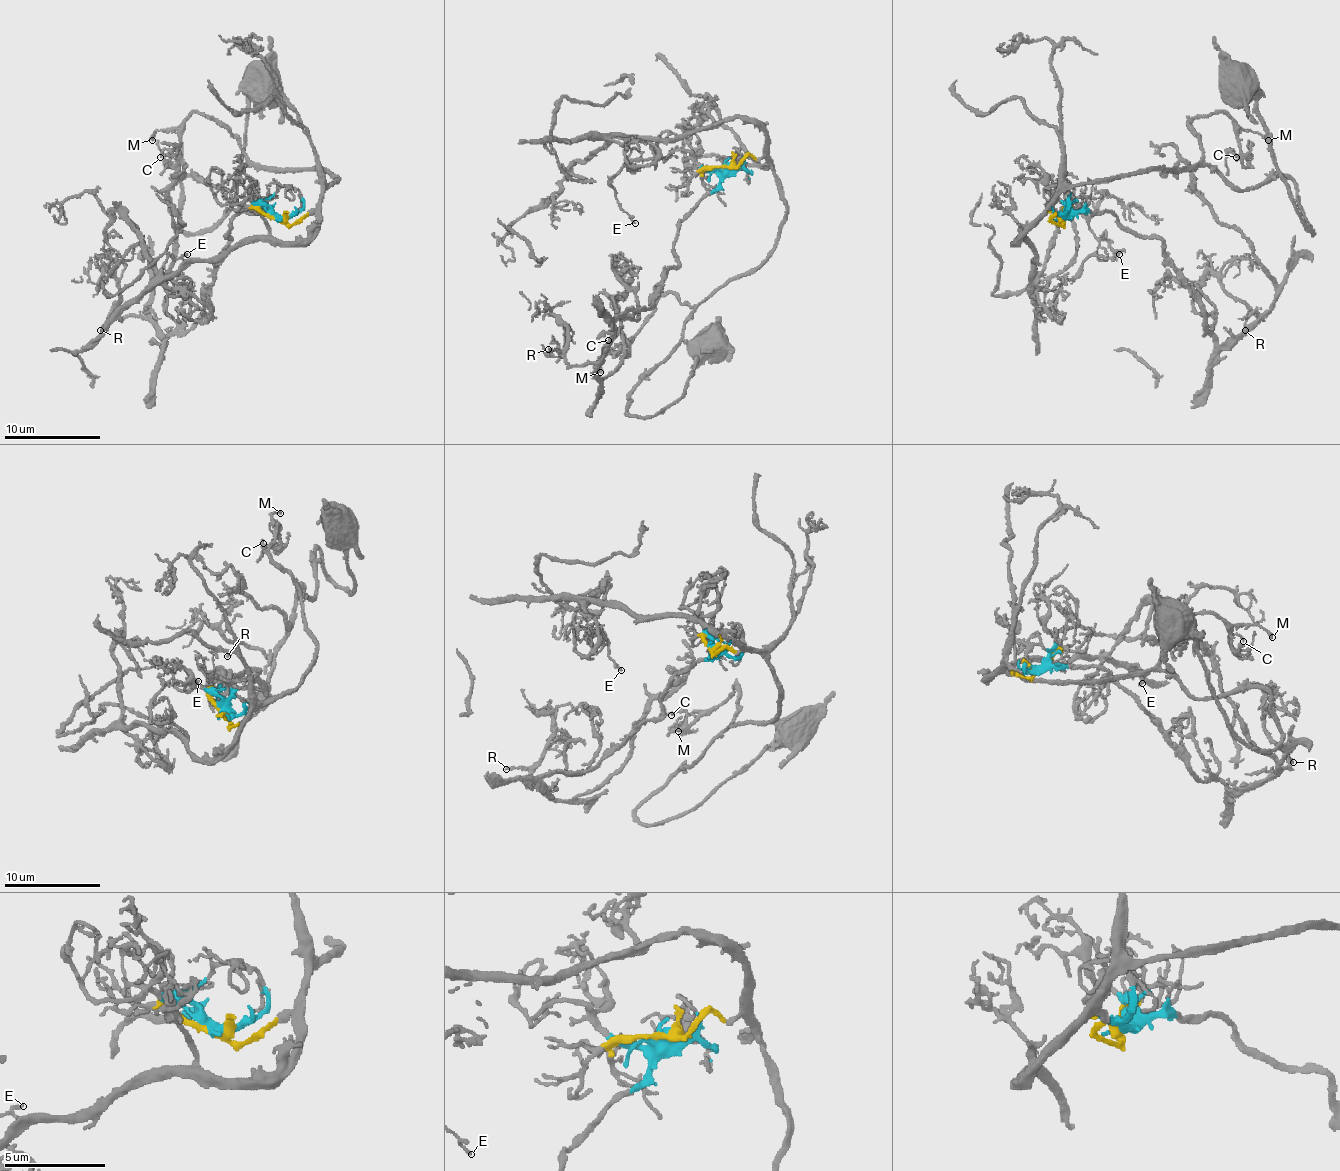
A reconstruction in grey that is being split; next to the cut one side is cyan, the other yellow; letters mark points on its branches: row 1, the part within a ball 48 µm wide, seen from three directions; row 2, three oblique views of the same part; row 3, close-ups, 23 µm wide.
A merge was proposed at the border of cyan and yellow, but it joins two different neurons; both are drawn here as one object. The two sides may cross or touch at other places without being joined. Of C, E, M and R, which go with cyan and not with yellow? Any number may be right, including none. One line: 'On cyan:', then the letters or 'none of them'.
On cyan: R

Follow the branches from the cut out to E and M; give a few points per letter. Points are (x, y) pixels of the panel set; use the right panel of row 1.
E: (1061, 220), (1052, 210), (1013, 242), (1035, 251), (1032, 280), (1042, 290), (1057, 290), (1090, 256), (1119, 254)
M: (1061, 220), (1052, 220), (1064, 191), (1192, 169), (1201, 160), (1194, 119), (1223, 112), (1269, 141)

